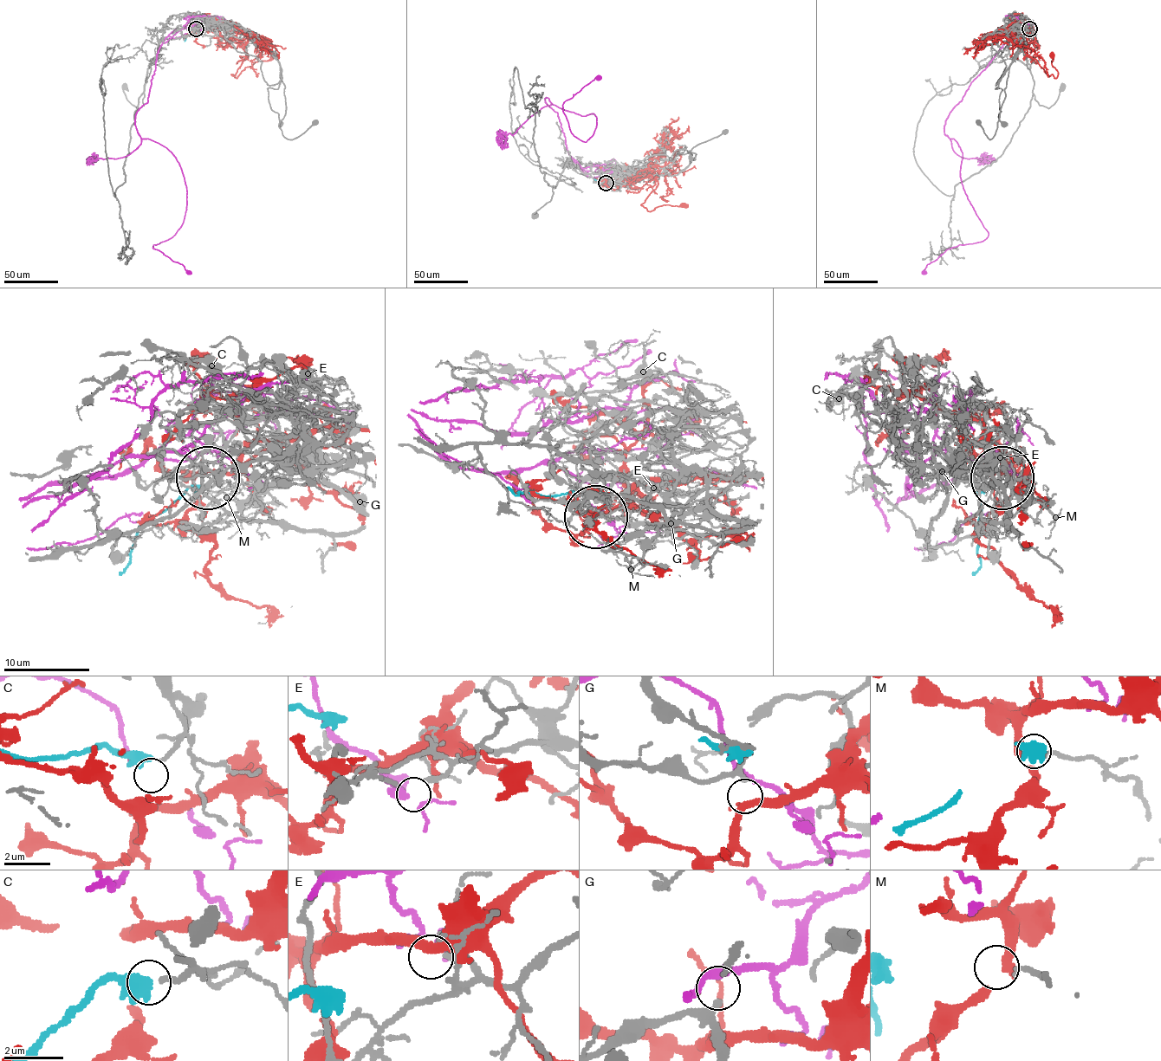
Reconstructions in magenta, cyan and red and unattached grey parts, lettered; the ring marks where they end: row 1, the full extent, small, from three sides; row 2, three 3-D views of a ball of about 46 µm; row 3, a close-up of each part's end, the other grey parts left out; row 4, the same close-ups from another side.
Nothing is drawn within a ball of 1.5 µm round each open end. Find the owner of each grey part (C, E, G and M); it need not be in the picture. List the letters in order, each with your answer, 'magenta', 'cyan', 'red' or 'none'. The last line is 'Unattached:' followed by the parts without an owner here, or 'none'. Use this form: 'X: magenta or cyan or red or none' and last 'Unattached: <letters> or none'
C: none
E: none
G: none
M: none
Unattached: C, E, G, M

